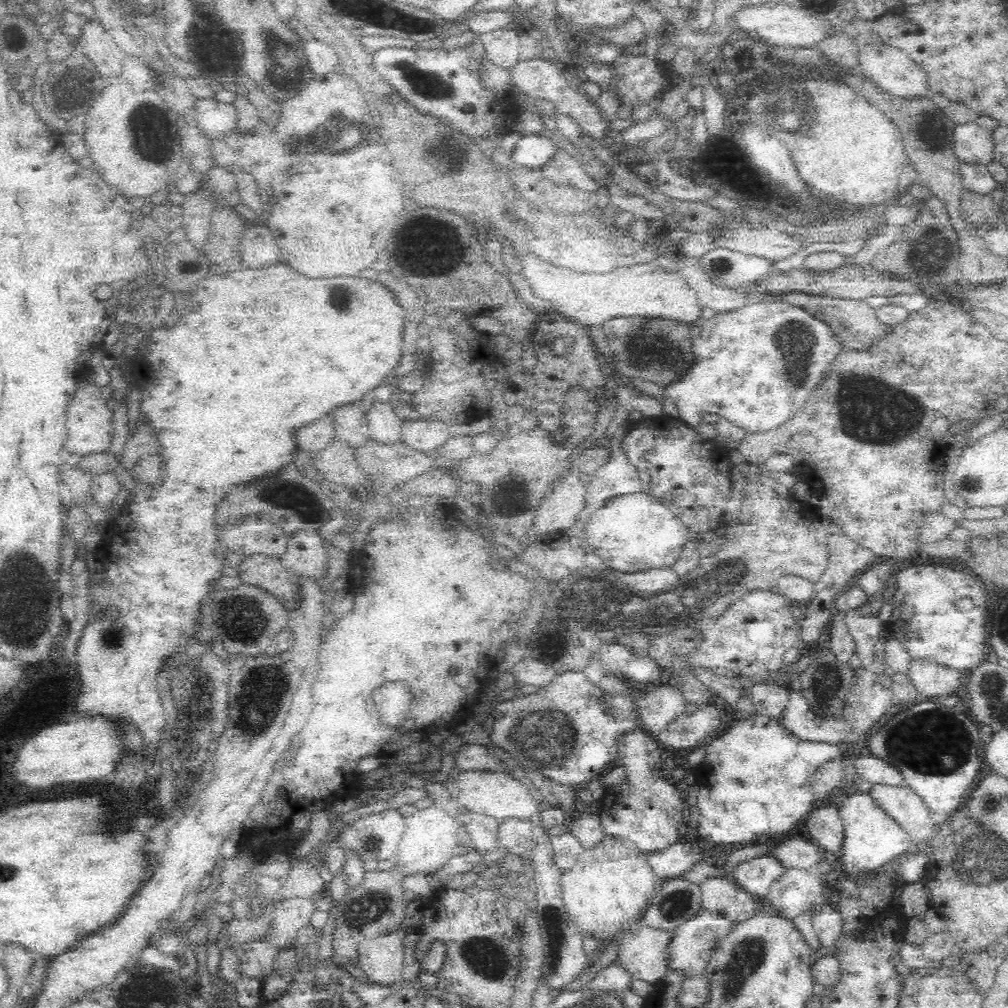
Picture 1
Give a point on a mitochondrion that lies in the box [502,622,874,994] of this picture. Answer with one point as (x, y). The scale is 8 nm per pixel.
(675, 906)

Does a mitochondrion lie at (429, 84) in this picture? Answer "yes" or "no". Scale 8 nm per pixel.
yes

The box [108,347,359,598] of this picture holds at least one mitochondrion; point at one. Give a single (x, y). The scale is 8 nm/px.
(277, 493)

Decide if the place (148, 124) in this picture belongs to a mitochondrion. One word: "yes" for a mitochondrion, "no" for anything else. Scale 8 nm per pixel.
yes

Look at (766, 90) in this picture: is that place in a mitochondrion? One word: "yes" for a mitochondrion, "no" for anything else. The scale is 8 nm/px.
yes

